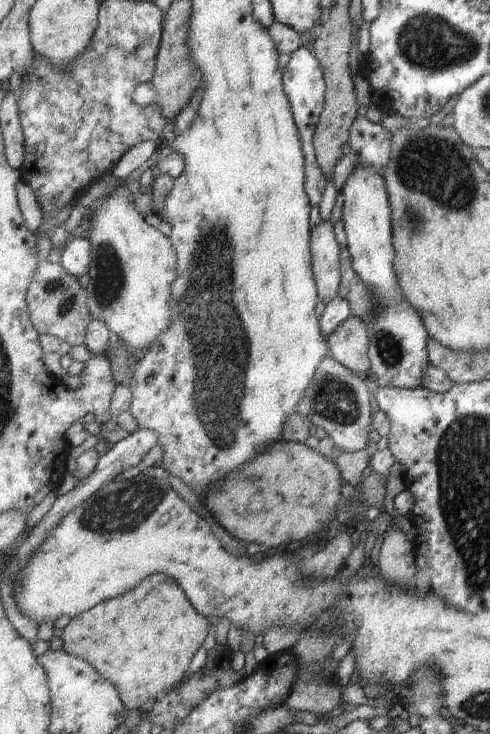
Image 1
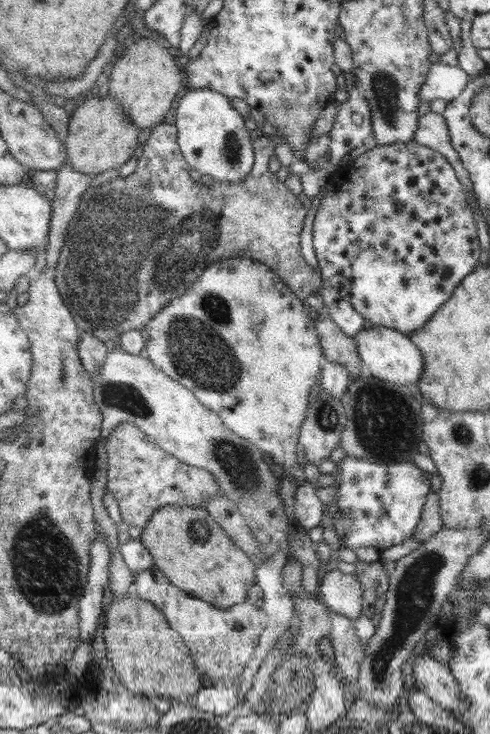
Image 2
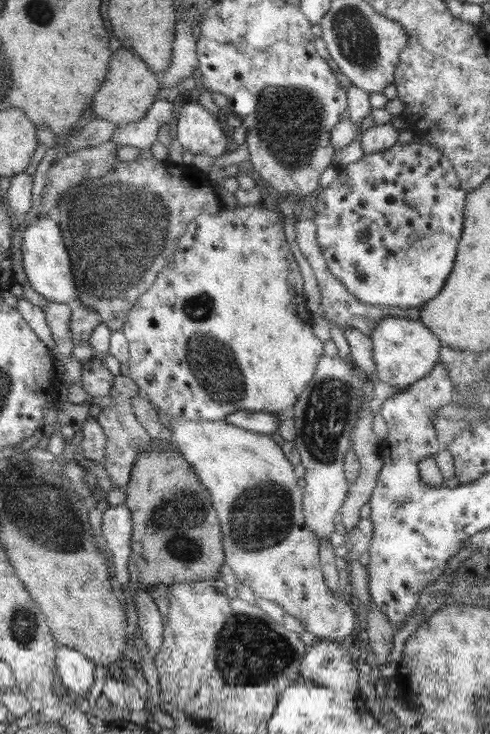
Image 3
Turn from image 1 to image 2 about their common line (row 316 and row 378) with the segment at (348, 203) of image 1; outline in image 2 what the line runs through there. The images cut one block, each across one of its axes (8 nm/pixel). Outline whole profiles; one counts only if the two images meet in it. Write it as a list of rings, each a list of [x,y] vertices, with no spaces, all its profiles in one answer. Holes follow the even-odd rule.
[[[374,325],[370,329],[361,330],[355,339],[368,375],[390,384],[411,386],[411,388],[418,386],[425,370],[424,354],[411,340],[411,335],[406,335],[394,328]]]

